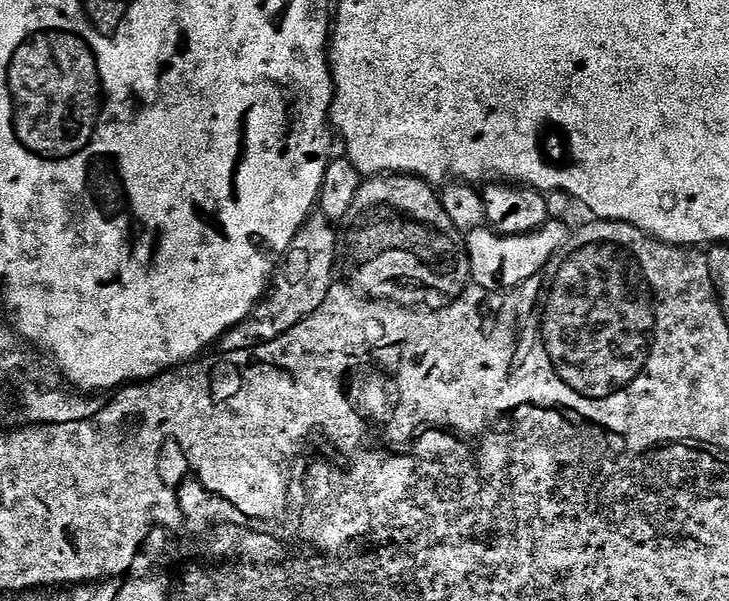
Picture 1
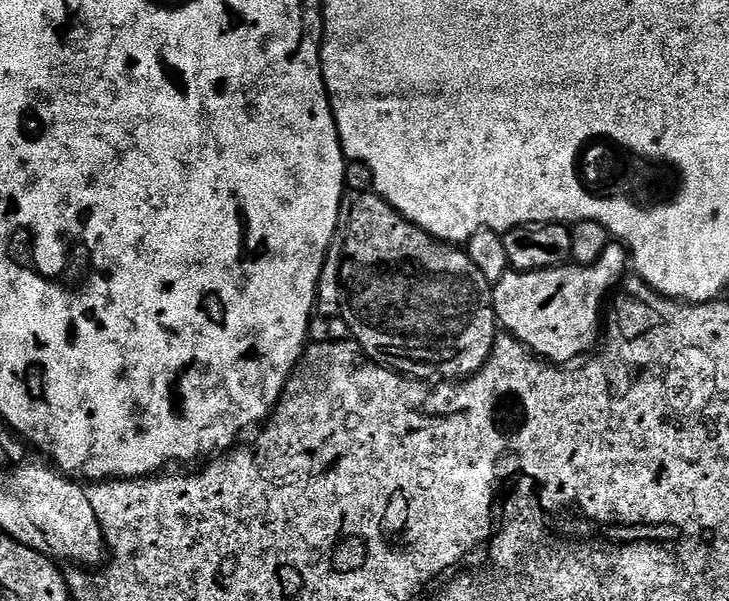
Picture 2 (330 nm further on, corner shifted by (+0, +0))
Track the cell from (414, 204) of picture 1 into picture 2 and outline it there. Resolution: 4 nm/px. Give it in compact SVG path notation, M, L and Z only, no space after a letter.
M381 196L355 197L344 244L340 284L344 287L340 316L346 322L351 339L373 362L401 377L416 382L459 382L481 372L490 358L498 335L498 321L492 308L493 285L482 278L482 270L470 262L463 247L435 240L391 208Z

